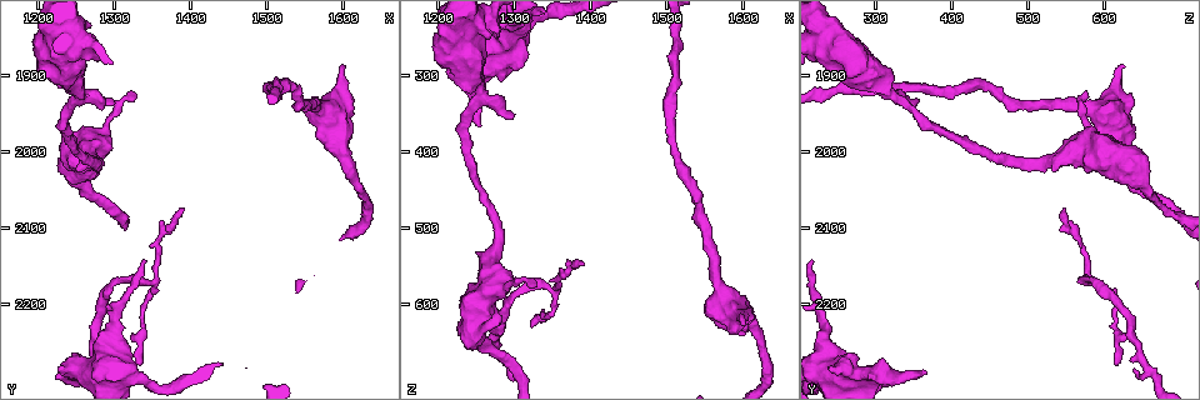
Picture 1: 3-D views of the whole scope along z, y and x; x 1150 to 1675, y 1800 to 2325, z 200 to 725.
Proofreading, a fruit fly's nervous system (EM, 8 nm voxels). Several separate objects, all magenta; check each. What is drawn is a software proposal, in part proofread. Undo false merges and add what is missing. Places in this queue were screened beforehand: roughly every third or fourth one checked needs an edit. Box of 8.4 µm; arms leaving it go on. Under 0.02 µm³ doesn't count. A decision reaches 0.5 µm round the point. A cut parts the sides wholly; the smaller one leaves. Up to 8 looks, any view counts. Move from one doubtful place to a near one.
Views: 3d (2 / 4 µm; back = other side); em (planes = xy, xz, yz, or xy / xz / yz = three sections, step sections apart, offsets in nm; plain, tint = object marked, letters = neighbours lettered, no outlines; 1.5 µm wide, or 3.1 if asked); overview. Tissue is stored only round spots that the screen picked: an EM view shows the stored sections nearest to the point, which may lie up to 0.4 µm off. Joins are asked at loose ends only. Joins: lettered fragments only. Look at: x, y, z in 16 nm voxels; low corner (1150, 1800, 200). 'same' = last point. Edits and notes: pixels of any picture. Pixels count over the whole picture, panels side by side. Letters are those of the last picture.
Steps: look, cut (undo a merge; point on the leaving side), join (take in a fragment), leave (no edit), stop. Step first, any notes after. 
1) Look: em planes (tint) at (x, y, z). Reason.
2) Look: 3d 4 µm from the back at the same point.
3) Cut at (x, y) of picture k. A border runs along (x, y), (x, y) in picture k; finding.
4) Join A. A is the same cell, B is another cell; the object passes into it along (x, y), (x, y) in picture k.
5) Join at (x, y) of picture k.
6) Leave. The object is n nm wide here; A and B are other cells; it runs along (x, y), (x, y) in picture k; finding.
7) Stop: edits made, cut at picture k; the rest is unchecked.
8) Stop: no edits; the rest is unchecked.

Look: em yz step 4 (tint) at (1335, 2280, 615). Thin end.

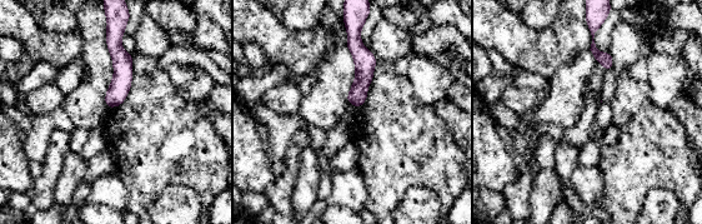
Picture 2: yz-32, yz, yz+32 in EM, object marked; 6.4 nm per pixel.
Look: em planes (letters) at the same point.

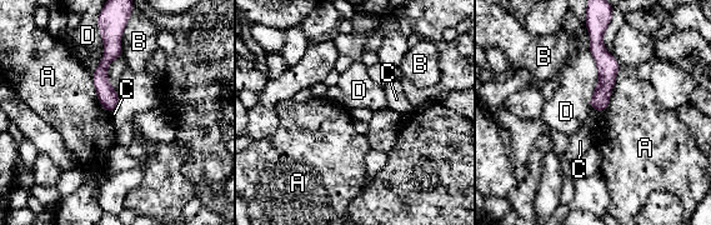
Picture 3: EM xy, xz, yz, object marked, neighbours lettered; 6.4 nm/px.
Leave. A, B, C and D are other cells; no lettered fragment goes on from it.

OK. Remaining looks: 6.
Look: 3d 2 µm at (1255, 2285, 365). An open end.

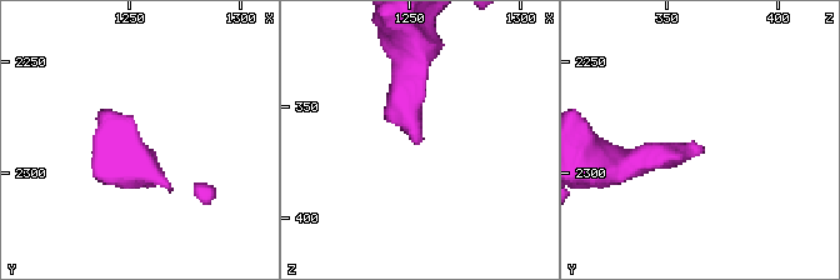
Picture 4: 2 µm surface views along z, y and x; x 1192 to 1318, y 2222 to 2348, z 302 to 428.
Look: em xz step 8 (letters) at (1253, 2287, 366). Shape alone is not enough.

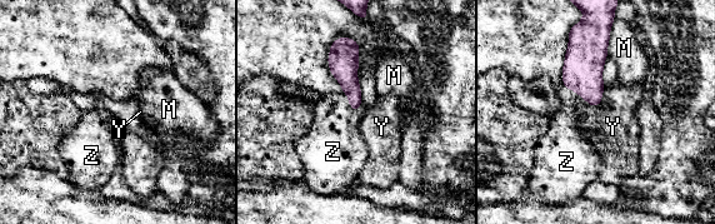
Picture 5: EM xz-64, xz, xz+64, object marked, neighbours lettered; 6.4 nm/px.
Look: em planes (letters) at the same point. Cut it another way.

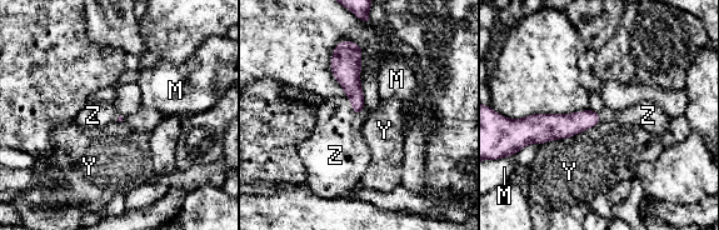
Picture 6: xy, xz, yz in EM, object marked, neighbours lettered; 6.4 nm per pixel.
Join Z. Z is the same cell, M and Y are other cells; the object passes into it along (345, 68), (351, 105), (336, 140) in picture 6; the neuron continues.

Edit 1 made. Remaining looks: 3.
Look: em planes (letters) at (1295, 1930, 355). An open end.

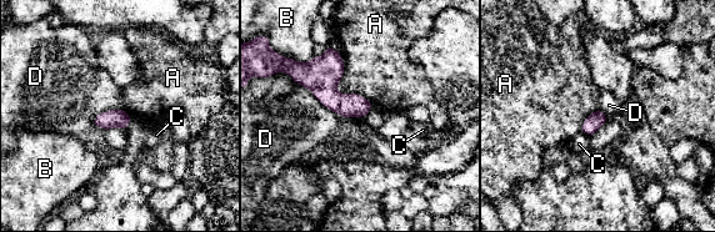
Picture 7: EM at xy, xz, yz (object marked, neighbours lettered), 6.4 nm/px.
Leave. A, B, C and D are other cells; a border runs along (296, 82), (338, 114) in picture 7; none of them fits.

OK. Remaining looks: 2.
Stop: edits made, join at picture 6; the rest is unchecked.

